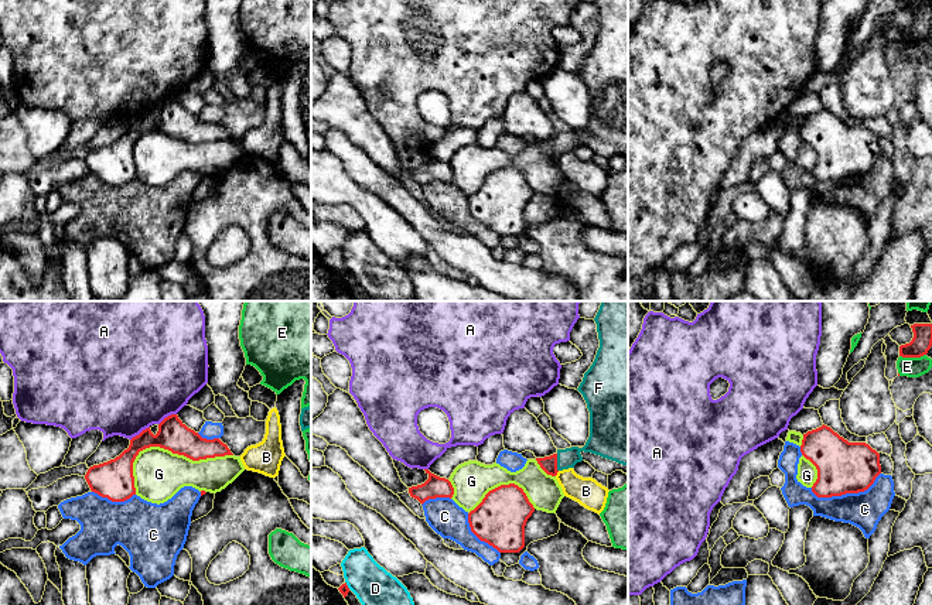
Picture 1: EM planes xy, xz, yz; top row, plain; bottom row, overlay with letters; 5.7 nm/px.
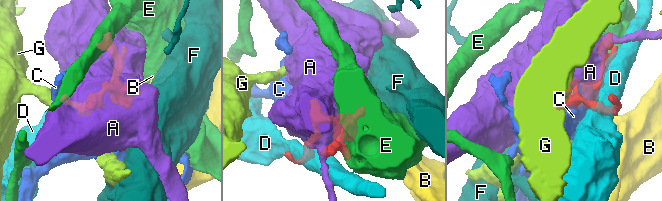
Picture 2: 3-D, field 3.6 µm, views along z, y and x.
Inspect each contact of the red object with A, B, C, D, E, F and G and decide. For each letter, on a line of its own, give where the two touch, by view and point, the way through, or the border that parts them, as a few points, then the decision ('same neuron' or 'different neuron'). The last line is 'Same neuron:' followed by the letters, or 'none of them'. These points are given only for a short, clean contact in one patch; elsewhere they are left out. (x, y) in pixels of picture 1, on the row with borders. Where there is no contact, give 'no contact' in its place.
A: xy (140, 433) | different neuron
B: xz (556, 474) | along xz (559, 471), (555, 475) | different neuron
C: yz (846, 492) | different neuron
D: xz (347, 585) | along xz (345, 581), (350, 588) | different neuron
E: yz (912, 356) | along yz (925, 354), (919, 356), (900, 356) | different neuron
F: xz (556, 462) | same neuron
G: xy (164, 448) | different neuron
Same neuron: F

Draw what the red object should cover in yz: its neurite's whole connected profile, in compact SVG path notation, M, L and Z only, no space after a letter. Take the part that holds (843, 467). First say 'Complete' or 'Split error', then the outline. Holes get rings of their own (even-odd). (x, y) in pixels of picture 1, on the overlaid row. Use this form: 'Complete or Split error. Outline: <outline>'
Complete. Outline: M825 424L803 434L800 452L817 469L812 486L817 498L864 492L881 474L875 450L866 442L849 442Z

